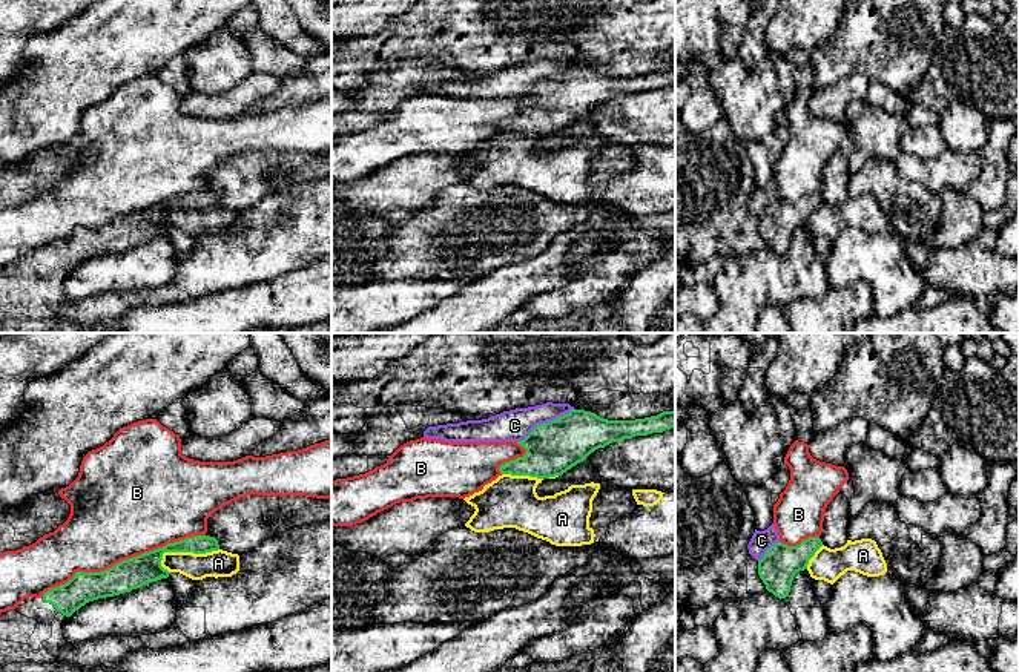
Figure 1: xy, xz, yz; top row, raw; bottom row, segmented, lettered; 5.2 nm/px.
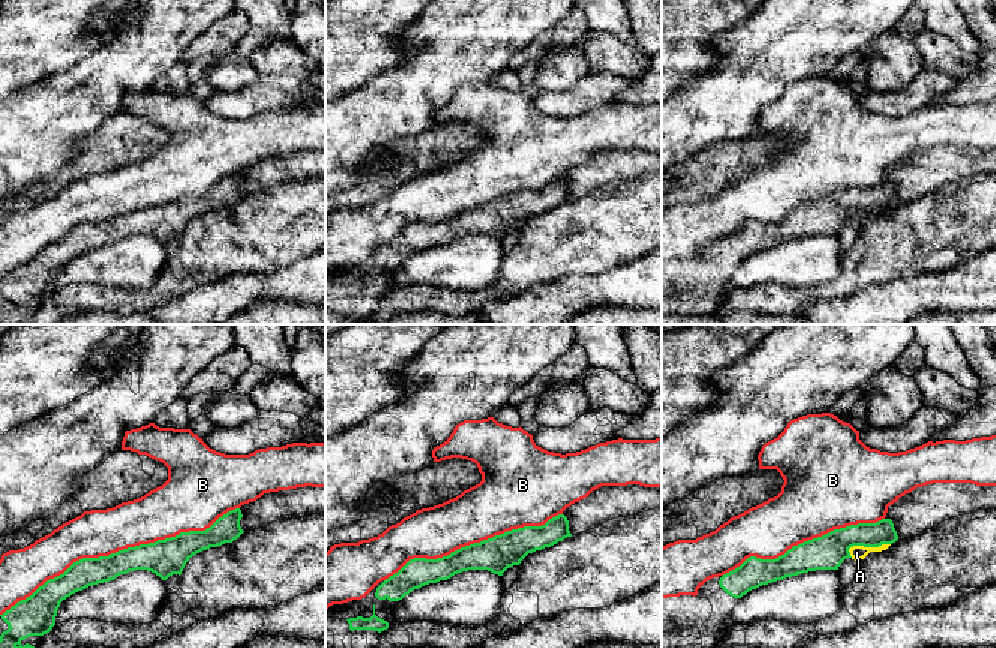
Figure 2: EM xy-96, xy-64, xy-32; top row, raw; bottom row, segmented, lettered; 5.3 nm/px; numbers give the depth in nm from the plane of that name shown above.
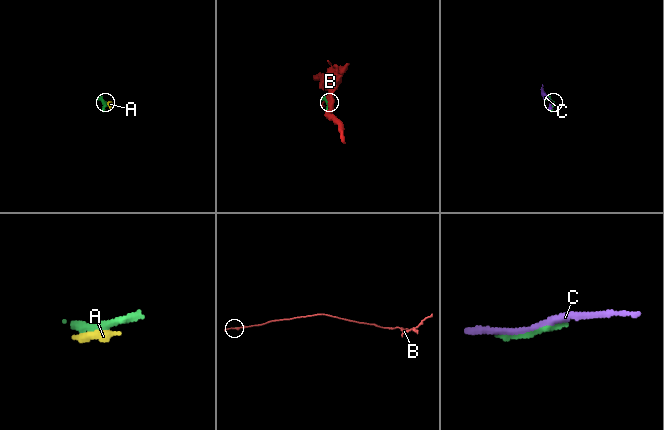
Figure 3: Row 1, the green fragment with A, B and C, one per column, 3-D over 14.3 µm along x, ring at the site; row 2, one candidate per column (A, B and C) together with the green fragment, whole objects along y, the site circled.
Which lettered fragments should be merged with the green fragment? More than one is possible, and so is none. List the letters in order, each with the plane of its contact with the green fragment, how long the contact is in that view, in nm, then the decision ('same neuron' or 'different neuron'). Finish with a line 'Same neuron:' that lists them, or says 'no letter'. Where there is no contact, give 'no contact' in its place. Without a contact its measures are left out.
A: xy | 320 nm | different neuron
B: xy | 900 nm | different neuron
C: xz | 360 nm | different neuron
Same neuron: no letter

